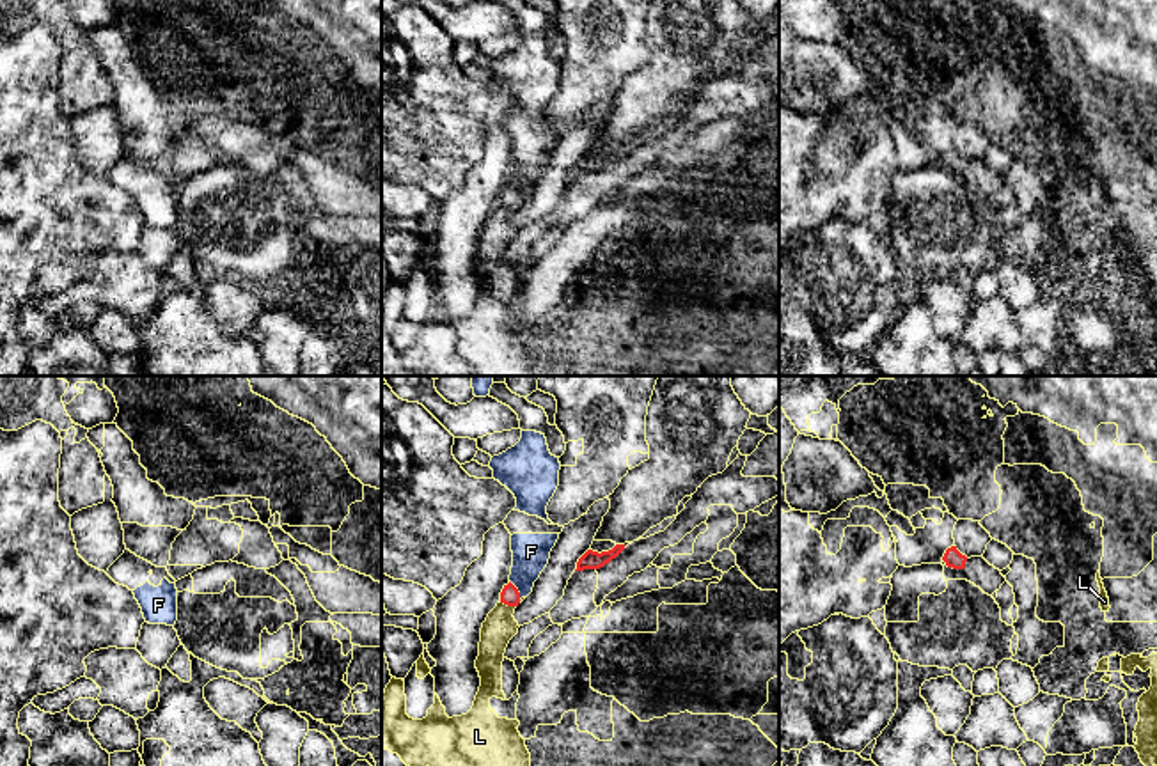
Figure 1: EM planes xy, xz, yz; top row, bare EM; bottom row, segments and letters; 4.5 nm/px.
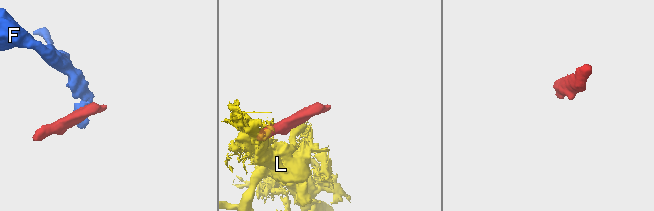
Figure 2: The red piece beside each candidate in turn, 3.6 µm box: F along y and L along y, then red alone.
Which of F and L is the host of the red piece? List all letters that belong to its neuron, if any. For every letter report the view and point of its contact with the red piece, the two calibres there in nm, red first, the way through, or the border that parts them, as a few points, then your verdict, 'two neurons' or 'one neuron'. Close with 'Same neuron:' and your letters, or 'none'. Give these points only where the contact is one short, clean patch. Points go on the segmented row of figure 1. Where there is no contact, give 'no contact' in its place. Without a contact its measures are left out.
F: meets red in xz at (517, 589); 90 nm thick on the red side, 170 nm on the other; border along xz (510, 580), (520, 598); two neurons
L: meets red in xz at (508, 605); 90 nm thick on the red side, 150 nm on the other; two neurons
Same neuron: none

